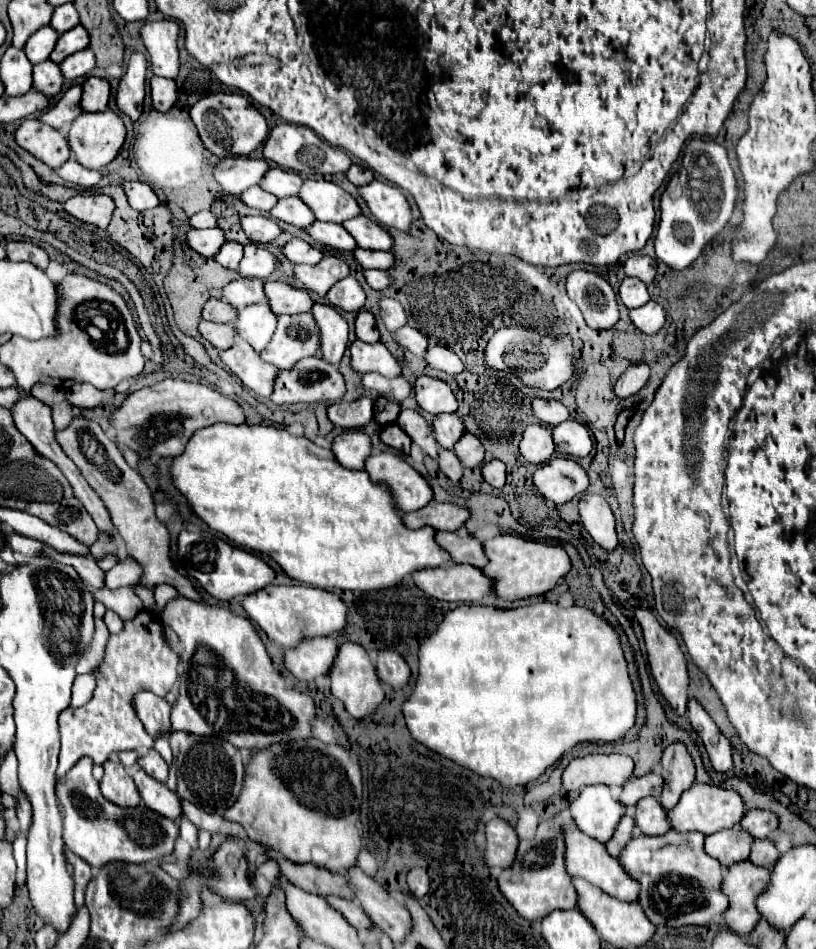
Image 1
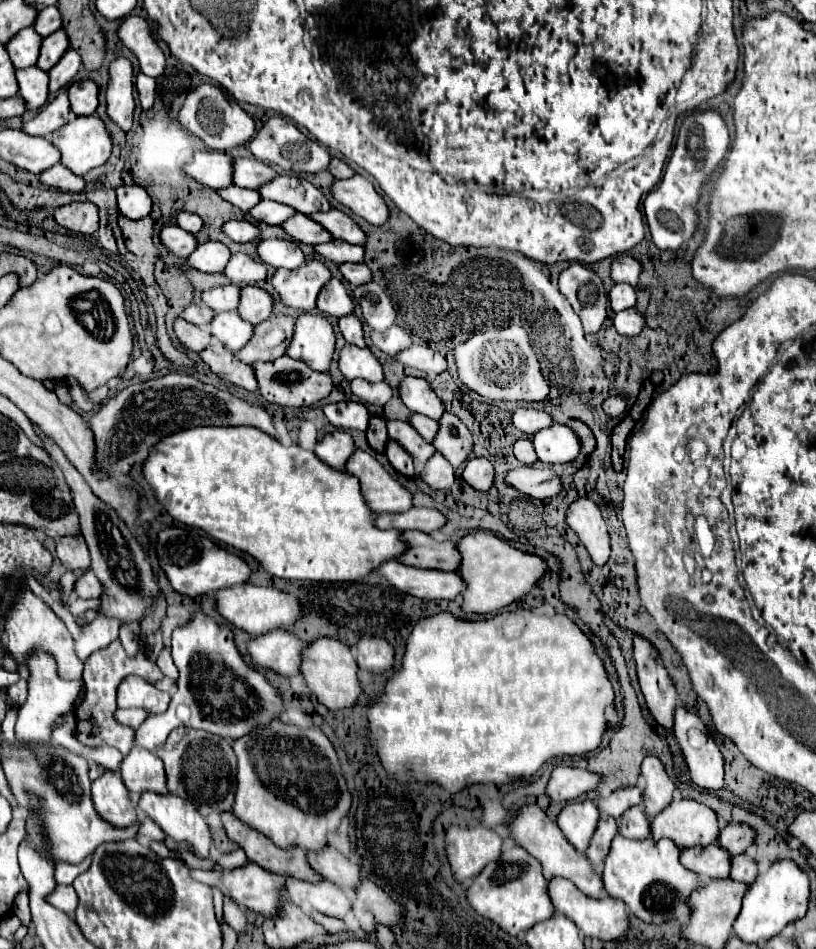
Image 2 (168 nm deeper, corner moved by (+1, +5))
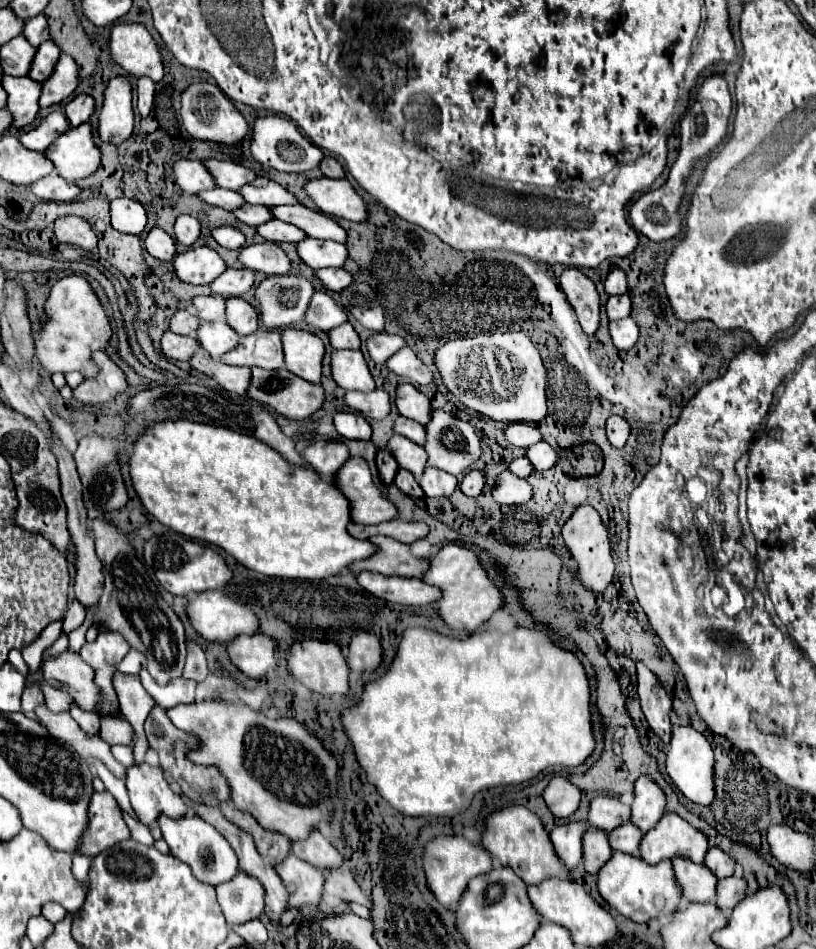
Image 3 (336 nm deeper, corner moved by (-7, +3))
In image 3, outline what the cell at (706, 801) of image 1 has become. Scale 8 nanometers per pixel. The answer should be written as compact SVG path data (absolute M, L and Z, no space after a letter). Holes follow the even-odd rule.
M676 813L664 815L640 841L640 857L650 865L672 857L686 857L694 863L704 863L706 851L706 835L690 827Z

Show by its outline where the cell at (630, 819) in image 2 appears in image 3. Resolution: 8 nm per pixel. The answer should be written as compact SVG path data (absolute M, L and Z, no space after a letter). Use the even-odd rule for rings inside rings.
M632 823L620 825L608 835L612 851L622 851L628 855L638 855L640 839L642 839L642 831L638 831L638 827L634 827Z

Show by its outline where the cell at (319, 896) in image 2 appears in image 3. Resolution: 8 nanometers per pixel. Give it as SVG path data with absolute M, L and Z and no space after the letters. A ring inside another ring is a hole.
M288 855L282 863L274 865L282 883L288 889L288 909L300 905L318 905L322 897L324 875L306 861Z

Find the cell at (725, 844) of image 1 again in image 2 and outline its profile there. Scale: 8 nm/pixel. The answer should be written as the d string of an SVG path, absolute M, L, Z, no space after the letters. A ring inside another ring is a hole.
M716 843L710 847L690 847L682 851L682 865L702 877L728 877L730 863L732 855L728 851L722 851Z

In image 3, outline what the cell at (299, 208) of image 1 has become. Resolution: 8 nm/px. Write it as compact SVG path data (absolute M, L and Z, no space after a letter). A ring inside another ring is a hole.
M250 203L234 209L232 213L236 215L238 221L242 221L242 223L246 223L246 225L262 225L262 221L270 221L270 219L272 219L268 207L250 205Z

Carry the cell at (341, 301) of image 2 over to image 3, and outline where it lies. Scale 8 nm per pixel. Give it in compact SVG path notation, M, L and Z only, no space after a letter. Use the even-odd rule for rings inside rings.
M318 291L310 299L310 305L308 305L308 311L306 311L304 321L308 325L312 325L314 329L330 331L330 329L346 323L346 313L342 311L342 307L338 307L334 303L334 299L328 293Z

